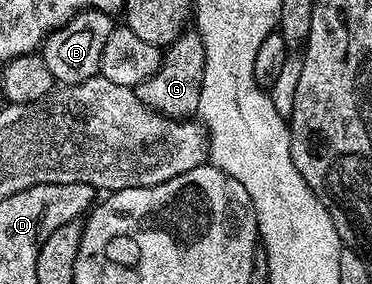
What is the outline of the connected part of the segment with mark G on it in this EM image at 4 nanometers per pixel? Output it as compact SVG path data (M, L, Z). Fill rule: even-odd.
M196 31L180 33L171 44L164 46L161 65L142 85L136 86L139 99L164 117L189 119L197 113L199 95L203 95L205 48L201 34Z

